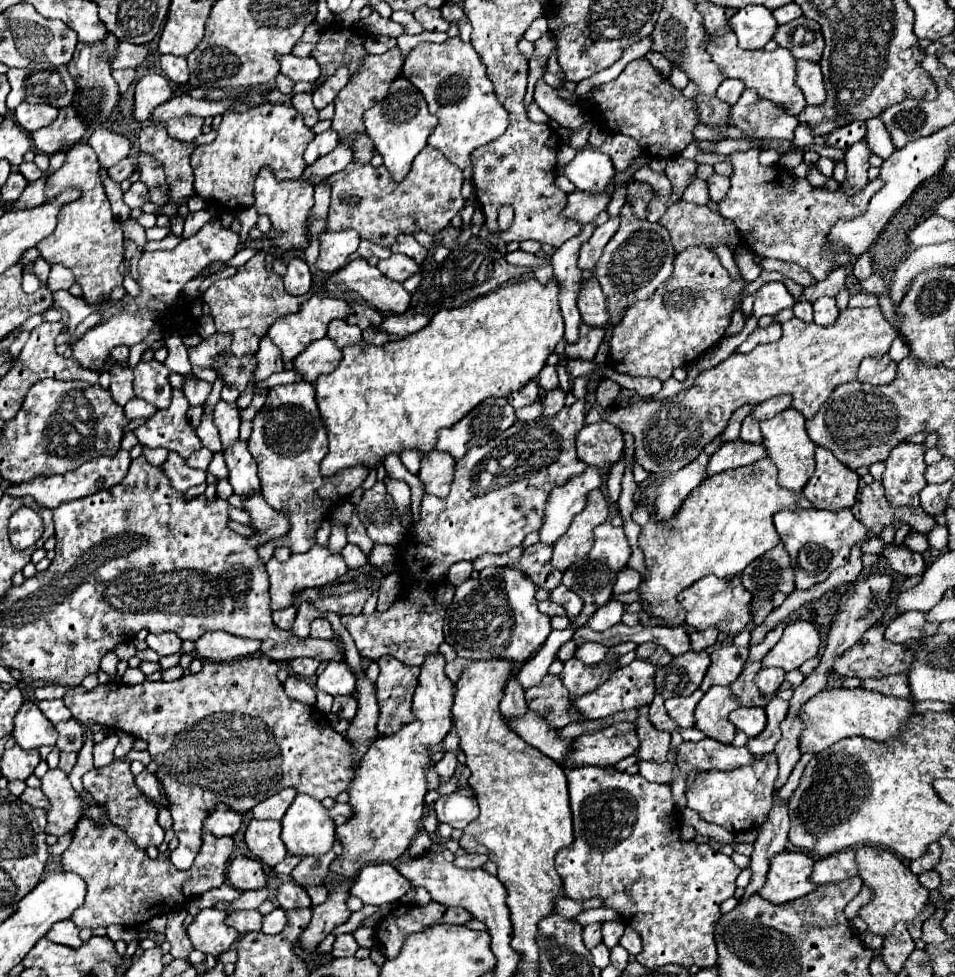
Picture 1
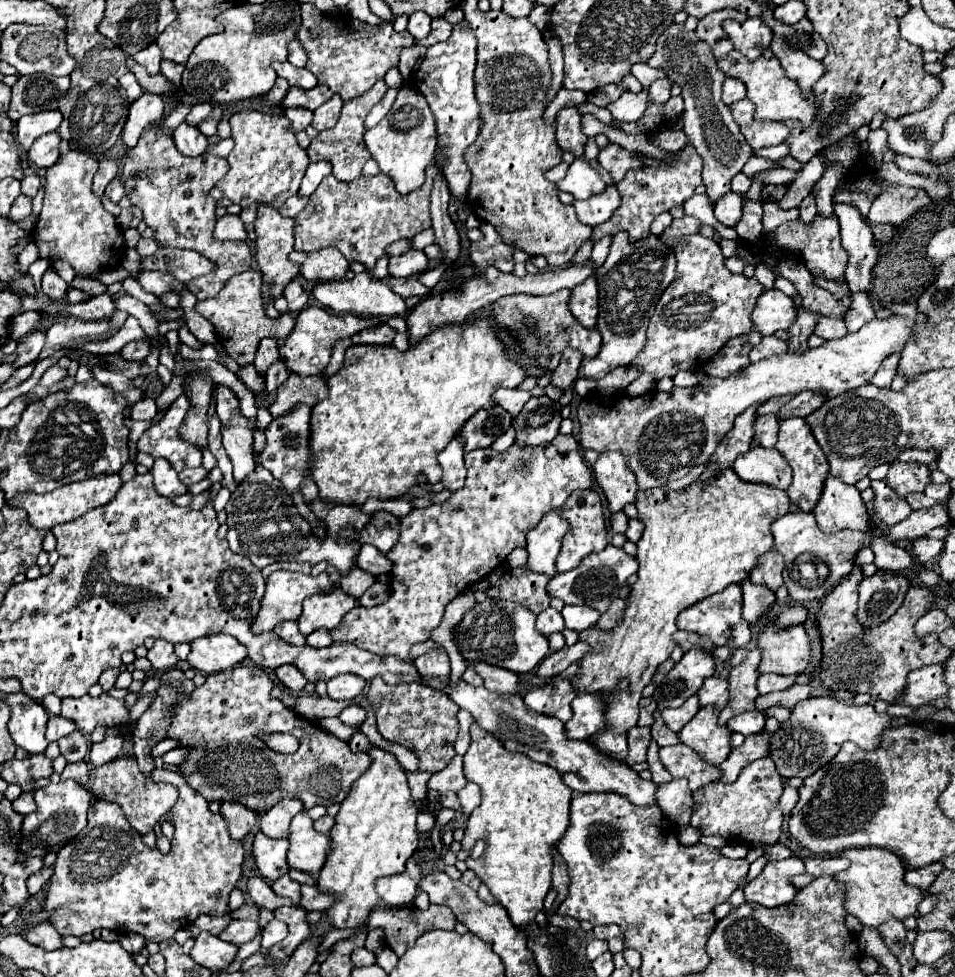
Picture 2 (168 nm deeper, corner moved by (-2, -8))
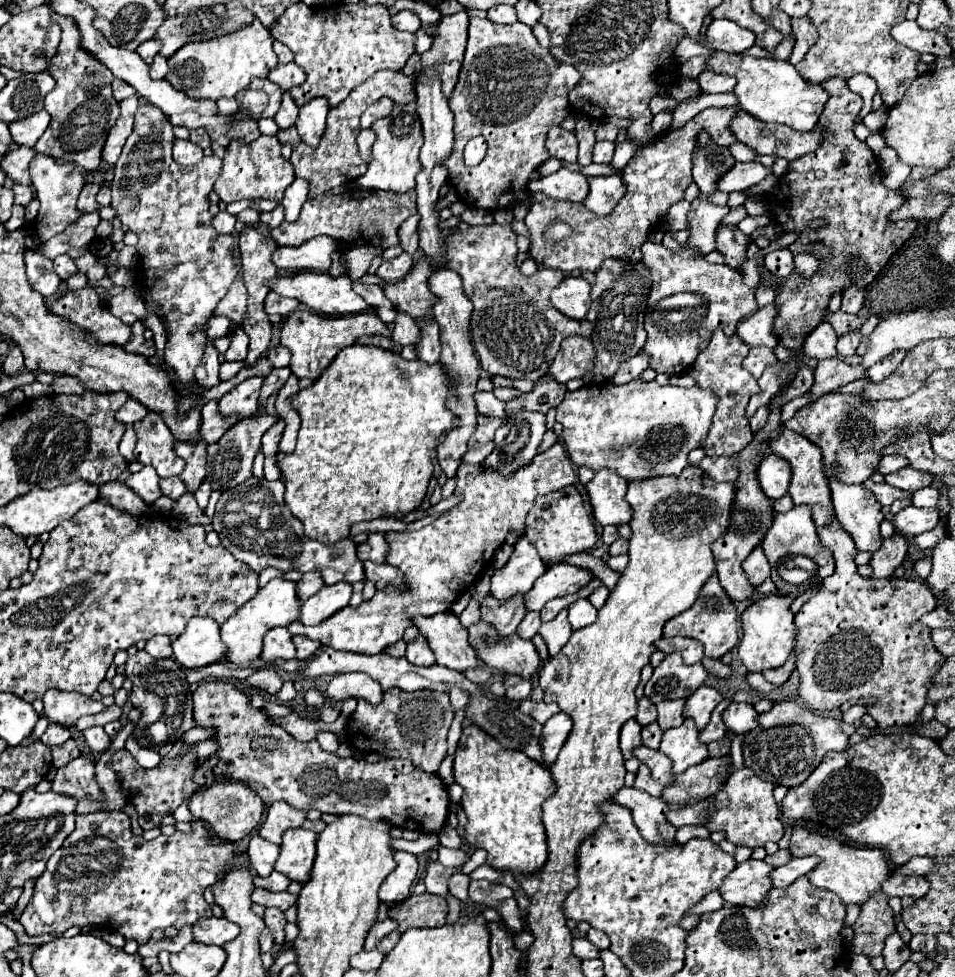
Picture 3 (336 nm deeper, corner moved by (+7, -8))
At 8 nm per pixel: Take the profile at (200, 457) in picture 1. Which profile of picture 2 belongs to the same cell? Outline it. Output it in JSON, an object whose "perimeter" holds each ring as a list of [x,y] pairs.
{"perimeter":[[[199,466],[199,468],[187,468],[187,470],[179,472],[179,478],[181,478],[183,484],[191,486],[191,484],[195,484],[195,482],[207,478],[207,474],[209,474],[209,472],[207,472],[203,466]]]}

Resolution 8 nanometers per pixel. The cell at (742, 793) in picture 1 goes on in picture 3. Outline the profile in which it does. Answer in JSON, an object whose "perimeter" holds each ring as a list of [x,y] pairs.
{"perimeter":[[[736,735],[736,738],[731,742],[730,755],[735,770],[726,780],[726,786],[714,796],[716,800],[728,800],[728,806],[710,814],[710,822],[706,824],[706,828],[710,832],[724,830],[728,834],[728,840],[736,846],[756,848],[756,846],[764,846],[766,842],[780,842],[780,838],[784,836],[784,826],[778,818],[780,816],[778,804],[774,802],[774,796],[772,796],[774,786],[770,782],[760,780],[752,770],[743,768],[743,737],[743,735]]]}

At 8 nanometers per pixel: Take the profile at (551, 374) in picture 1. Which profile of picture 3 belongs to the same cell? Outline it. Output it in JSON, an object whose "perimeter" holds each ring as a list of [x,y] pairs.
{"perimeter":[[[570,336],[562,342],[550,366],[550,374],[558,382],[566,384],[570,378],[582,378],[592,368],[594,368],[594,346],[590,338]]]}

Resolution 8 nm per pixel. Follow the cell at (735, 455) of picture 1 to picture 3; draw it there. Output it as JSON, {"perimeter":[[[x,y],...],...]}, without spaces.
{"perimeter":[[[770,454],[758,466],[758,480],[760,480],[760,486],[762,486],[764,494],[772,500],[778,500],[788,492],[790,464],[784,458],[780,458],[776,454]]]}

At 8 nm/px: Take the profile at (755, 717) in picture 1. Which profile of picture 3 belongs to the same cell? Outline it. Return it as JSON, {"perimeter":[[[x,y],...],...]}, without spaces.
{"perimeter":[[[732,702],[724,710],[722,718],[724,718],[724,724],[732,732],[736,732],[736,734],[746,734],[748,730],[752,730],[752,728],[758,726],[758,722],[756,722],[758,712],[754,710],[752,704],[746,704],[746,702],[740,702],[740,704],[738,702]]]}

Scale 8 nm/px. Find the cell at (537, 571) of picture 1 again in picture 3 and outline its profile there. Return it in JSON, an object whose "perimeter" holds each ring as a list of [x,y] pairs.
{"perimeter":[[[488,596],[480,610],[482,610],[482,620],[490,622],[490,626],[494,626],[498,630],[500,638],[514,634],[526,614],[524,596],[518,596],[518,598],[514,596],[506,602],[500,602],[500,600]]]}

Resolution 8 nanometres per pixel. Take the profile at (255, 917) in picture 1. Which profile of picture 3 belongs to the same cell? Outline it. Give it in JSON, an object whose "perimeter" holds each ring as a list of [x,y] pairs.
{"perimeter":[[[200,918],[194,926],[194,942],[200,944],[216,944],[222,946],[224,942],[234,940],[240,934],[240,928],[232,922],[228,922],[226,918]]]}

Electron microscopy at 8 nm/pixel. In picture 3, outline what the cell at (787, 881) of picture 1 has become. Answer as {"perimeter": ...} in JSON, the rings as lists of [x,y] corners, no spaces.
{"perimeter":[[[746,860],[742,864],[736,864],[732,874],[722,882],[718,888],[720,896],[734,904],[734,906],[760,906],[766,892],[772,888],[770,872],[774,868],[768,866],[764,860]]]}

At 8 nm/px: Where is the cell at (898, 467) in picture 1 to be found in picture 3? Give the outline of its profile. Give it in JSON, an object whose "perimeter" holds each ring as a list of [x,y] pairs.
{"perimeter":[[[910,466],[886,476],[886,484],[894,486],[898,490],[906,490],[906,492],[914,492],[914,490],[926,488],[926,486],[930,486],[930,482],[932,482],[930,474],[926,474],[922,470],[914,470]]]}

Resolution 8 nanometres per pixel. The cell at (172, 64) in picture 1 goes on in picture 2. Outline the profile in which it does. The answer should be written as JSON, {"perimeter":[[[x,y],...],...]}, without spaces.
{"perimeter":[[[163,60],[161,62],[161,74],[171,82],[171,84],[181,84],[181,74],[183,74],[183,66],[175,64],[171,60]]]}

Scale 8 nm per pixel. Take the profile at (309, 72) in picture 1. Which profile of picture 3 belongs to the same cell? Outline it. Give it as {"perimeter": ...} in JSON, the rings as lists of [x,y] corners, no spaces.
{"perimeter":[[[288,62],[288,64],[278,64],[270,76],[268,76],[270,82],[278,84],[282,92],[294,88],[294,86],[300,86],[304,80],[306,80],[306,74],[304,70],[296,64],[296,62]]]}

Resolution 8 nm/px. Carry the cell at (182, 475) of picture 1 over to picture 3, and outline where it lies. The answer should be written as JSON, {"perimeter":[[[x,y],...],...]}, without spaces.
{"perimeter":[[[144,466],[140,472],[130,474],[126,484],[130,486],[130,490],[134,490],[146,504],[156,502],[156,498],[162,496],[160,486],[158,486],[158,474],[152,470],[152,466]]]}

